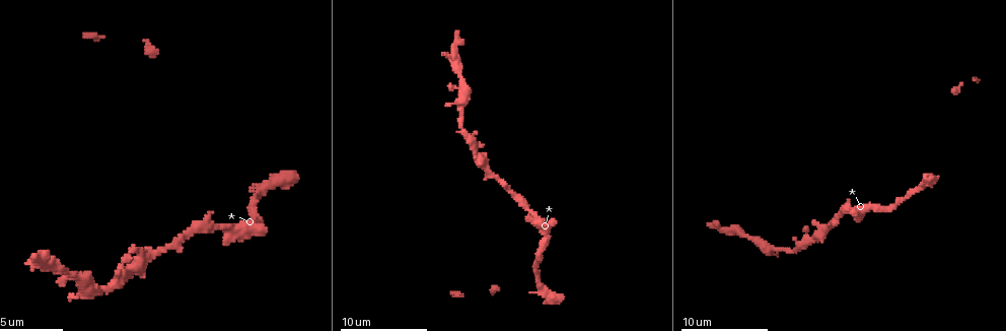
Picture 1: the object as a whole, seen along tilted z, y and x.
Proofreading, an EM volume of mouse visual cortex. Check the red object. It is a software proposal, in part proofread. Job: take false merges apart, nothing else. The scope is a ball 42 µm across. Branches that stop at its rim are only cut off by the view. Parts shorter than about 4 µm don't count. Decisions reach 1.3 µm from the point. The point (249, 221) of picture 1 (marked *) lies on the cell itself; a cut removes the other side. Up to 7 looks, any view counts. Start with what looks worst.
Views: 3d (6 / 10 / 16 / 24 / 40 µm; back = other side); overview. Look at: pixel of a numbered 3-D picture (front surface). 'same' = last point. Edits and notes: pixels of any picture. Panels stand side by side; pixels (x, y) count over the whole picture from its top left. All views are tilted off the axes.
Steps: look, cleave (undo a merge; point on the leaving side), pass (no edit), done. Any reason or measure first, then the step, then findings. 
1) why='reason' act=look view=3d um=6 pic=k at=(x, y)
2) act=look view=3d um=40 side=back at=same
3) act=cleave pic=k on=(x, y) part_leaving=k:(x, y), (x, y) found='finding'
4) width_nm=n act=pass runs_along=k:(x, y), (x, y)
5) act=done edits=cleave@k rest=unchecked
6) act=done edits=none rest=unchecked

why='two arms in line, one across' act=look view=3d um=16 pic=1 at=(799, 248)

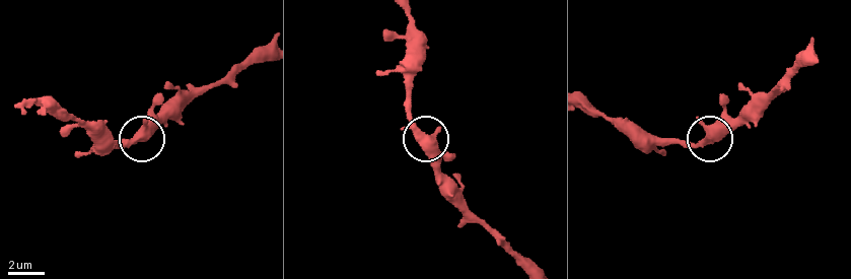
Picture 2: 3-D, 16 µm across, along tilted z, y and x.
arms=3 act=pass runs_along=2:(805, 56), (760, 108), (722, 124), (708, 138), (683, 144) found='continuous, no second cell'

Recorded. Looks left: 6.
why='a narrow waist' act=look view=3d um=16 pic=1 at=(253, 205)

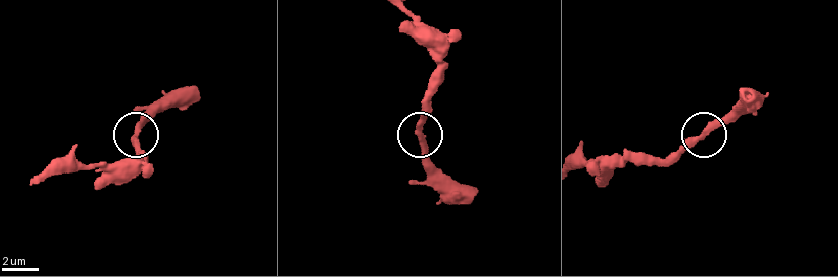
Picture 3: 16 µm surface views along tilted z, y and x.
width_nm=320 act=pass found='continuous, no second cell'

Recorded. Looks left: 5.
why='three-way junction' act=look view=3d um=10 pic=1 at=(153, 256)

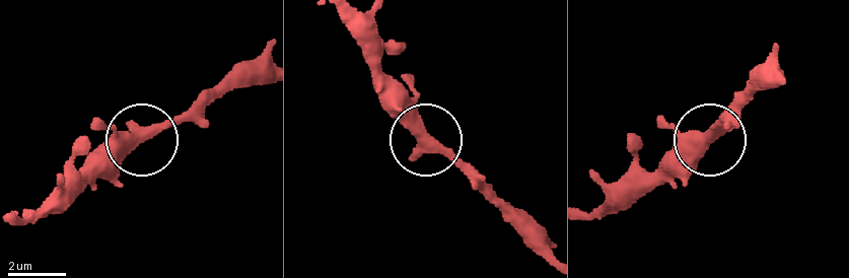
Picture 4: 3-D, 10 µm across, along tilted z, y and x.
act=look view=3d um=6 pic=4 at=(136, 141)

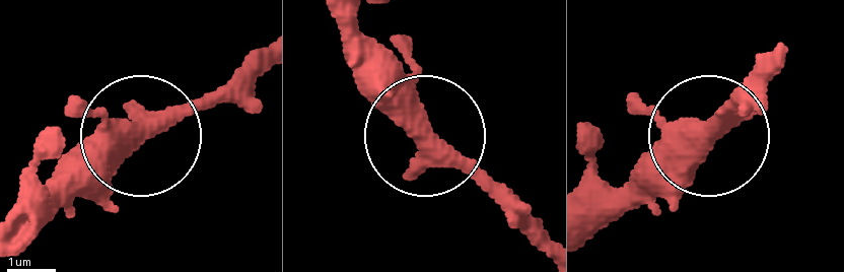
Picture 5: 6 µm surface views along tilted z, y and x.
act=pass runs_along=5:(264, 54), (58, 197) found='all the same cell'

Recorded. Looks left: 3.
act=done edits=none rest=unchecked

